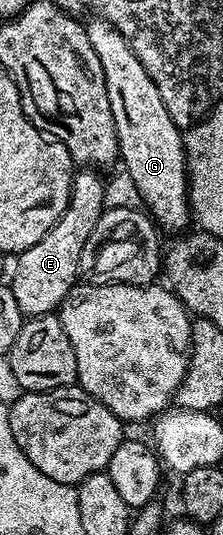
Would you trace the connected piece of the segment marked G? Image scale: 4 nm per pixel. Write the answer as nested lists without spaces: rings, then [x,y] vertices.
[[[93,17],[85,23],[85,32],[91,41],[91,49],[99,56],[99,65],[103,65],[103,77],[107,81],[107,98],[111,101],[111,117],[115,117],[115,133],[121,150],[119,159],[125,162],[125,171],[142,199],[144,210],[162,232],[181,233],[190,226],[189,210],[189,175],[185,172],[185,142],[182,128],[171,121],[171,113],[167,113],[167,105],[163,105],[163,97],[159,97],[159,89],[155,89],[155,81],[147,77],[147,69],[139,65],[139,57],[131,49],[131,45],[105,19]]]

